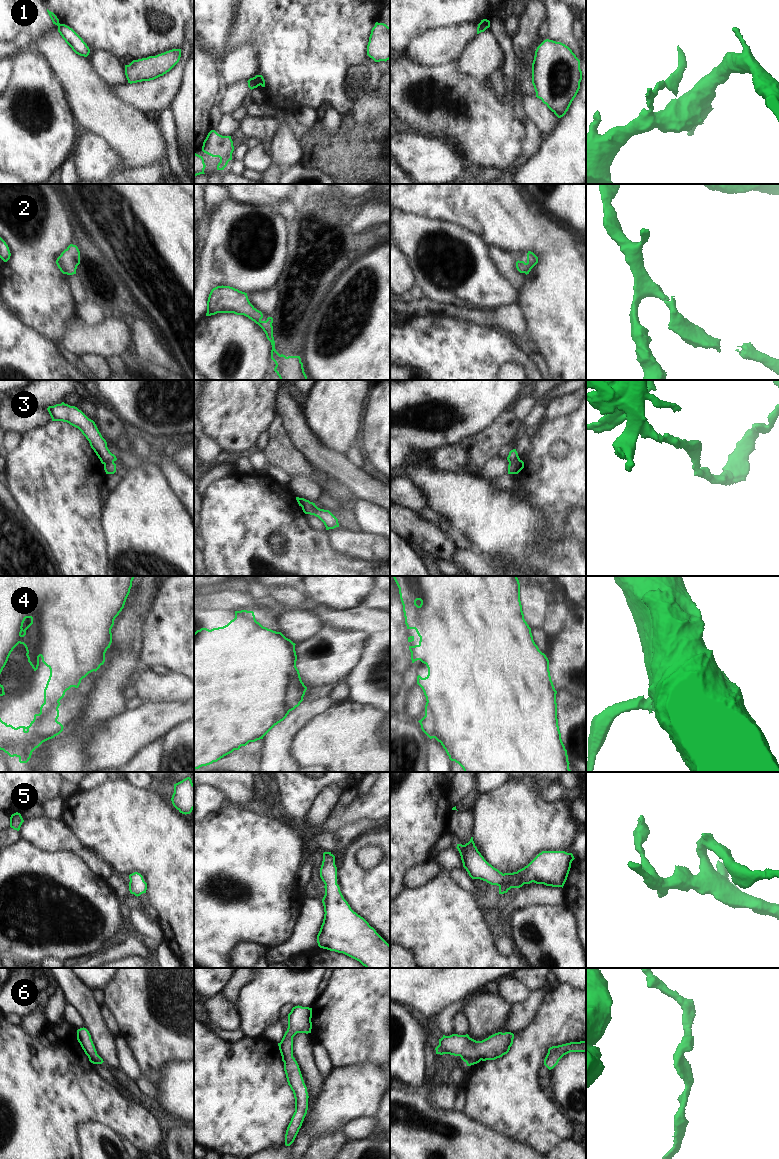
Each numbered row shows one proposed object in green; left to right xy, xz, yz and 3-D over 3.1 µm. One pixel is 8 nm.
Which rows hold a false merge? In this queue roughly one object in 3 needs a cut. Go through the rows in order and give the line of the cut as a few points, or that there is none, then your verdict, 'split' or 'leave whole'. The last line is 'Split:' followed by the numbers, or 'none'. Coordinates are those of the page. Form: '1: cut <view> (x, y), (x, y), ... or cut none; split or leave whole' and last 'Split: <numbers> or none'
1: cut xz (253, 77), (257, 86); split
2: cut none; leave whole
3: cut yz (519, 458), (509, 463); split
4: cut xy (57, 708), (46, 715), (37, 727), (44, 739); split
5: cut none; leave whole
6: cut none; leave whole
Split: 1, 3, 4

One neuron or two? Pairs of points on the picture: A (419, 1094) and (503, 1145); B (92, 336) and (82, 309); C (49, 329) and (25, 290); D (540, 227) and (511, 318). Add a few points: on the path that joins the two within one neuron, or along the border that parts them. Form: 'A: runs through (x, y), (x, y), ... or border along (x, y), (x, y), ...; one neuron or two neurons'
A: runs through (435, 1116), (456, 1126), (475, 1145), (481, 1145); one neuron
B: border along (75, 313), (89, 325), (97, 325), (105, 318); two neurons
C: runs through (49, 319), (47, 312), (35, 300); one neuron
D: border along (518, 305), (522, 310), (527, 327); two neurons

